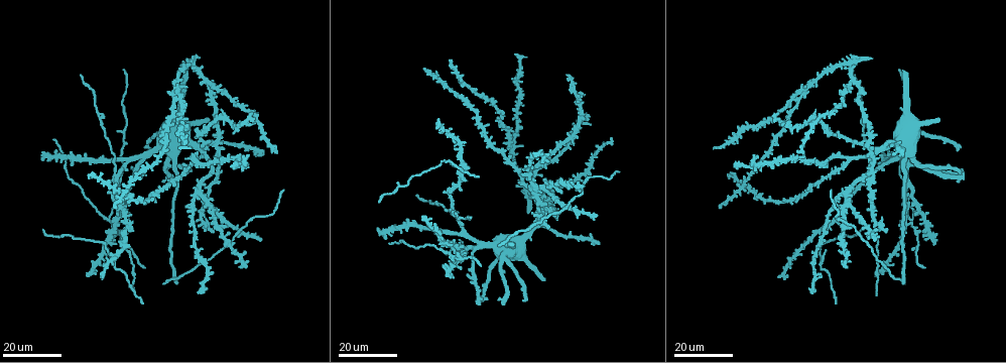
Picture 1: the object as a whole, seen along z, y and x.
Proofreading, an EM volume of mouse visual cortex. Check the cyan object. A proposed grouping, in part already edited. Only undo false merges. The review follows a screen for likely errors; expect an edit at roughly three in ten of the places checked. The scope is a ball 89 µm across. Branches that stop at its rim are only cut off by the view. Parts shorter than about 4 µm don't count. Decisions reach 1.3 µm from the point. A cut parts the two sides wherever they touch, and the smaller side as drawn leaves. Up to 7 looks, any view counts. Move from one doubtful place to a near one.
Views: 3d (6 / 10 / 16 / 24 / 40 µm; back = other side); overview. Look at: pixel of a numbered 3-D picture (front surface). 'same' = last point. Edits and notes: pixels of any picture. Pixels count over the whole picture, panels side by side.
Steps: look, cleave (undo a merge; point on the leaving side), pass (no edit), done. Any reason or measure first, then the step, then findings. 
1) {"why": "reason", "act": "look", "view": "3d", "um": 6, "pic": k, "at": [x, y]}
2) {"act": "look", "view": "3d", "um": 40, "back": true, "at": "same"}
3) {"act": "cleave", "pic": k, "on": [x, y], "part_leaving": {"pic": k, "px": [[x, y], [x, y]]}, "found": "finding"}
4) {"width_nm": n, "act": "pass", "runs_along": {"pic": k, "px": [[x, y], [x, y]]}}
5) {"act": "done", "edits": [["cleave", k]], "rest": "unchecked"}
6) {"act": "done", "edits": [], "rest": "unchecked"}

{"why": "three arms meet", "act": "look", "view": "3d", "um": 24, "pic": 1, "at": [819, 264]}

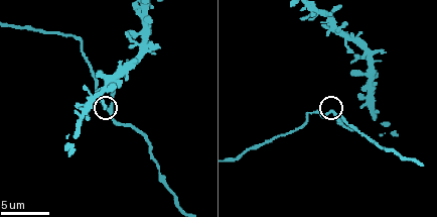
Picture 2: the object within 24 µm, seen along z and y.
{"act": "look", "view": "3d", "um": 10, "pic": 2, "at": [333, 114]}

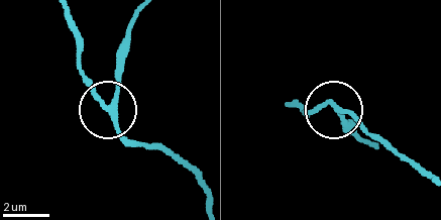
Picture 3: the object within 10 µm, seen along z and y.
{"width_nm": 200, "act": "pass", "found": "continuous, no second neuron"}

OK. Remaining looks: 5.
{"act": "look", "view": "3d", "um": 24, "pic": 1, "at": [907, 206]}

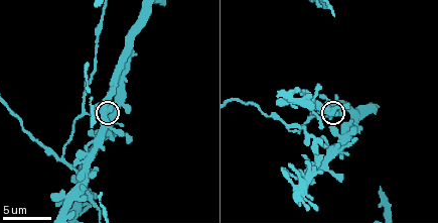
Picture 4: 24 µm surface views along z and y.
{"act": "look", "view": "3d", "um": 6, "pic": 4, "at": [324, 115]}

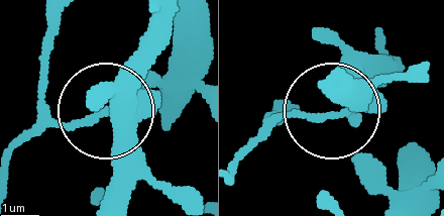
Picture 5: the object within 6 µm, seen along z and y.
{"width_nm": 400, "act": "pass", "found": "one neuron here"}

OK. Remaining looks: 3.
{"why": "two arms in line, one across", "act": "look", "view": "3d", "um": 16, "pic": 1, "at": [115, 174]}

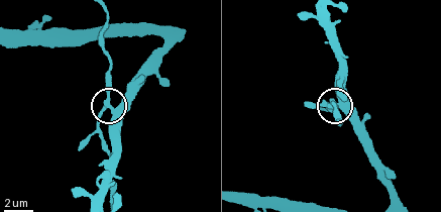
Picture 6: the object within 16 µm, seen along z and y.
{"why": "zoom in", "act": "look", "view": "3d", "um": 6, "at": "same"}

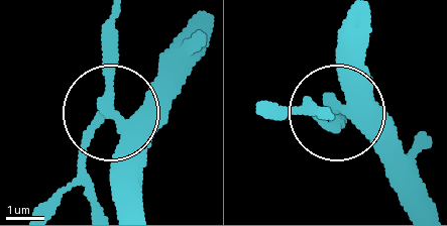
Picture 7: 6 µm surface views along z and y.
{"side_arm_um": 42, "act": "pass", "found": "continuous, no second neuron"}

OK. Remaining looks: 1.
{"act": "look", "view": "3d", "um": 10, "pic": 4, "at": [95, 206]}

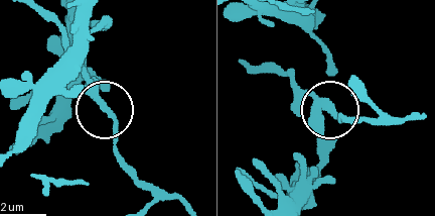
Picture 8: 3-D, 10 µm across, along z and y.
{"act": "pass", "runs_along": {"pic": 8, "px": [[266, 74], [289, 74], [295, 85], [341, 120]]}, "found": "one neuron here"}

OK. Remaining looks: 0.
{"act": "done", "edits": [], "rest": "unchecked"}

